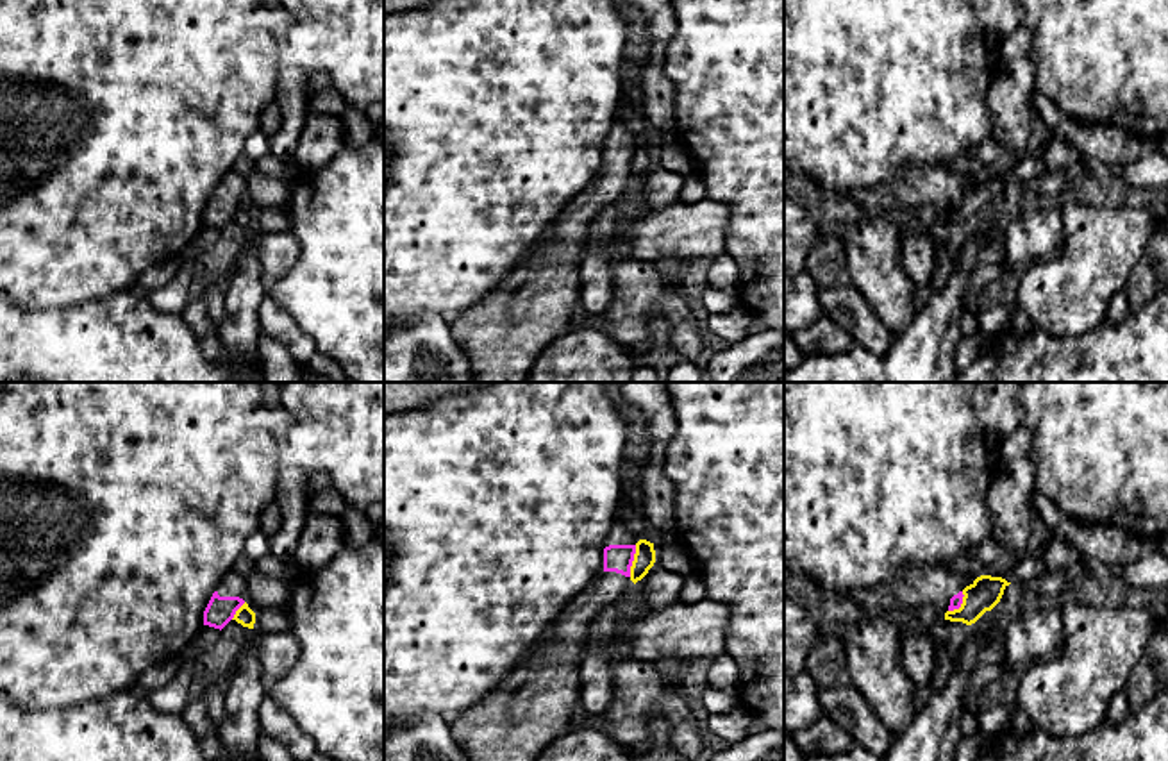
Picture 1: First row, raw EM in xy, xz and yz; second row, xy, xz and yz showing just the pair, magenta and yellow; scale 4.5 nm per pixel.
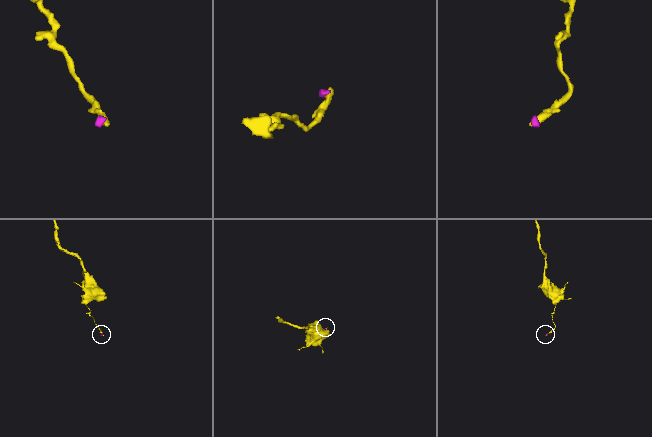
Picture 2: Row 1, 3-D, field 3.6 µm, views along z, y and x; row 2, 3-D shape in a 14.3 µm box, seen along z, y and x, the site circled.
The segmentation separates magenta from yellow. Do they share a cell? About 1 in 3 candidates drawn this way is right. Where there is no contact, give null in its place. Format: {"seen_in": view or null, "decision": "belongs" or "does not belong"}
{"seen_in": "xz", "decision": "does not belong"}

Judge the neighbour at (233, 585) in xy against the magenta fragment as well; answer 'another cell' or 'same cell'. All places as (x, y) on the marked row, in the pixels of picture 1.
same cell

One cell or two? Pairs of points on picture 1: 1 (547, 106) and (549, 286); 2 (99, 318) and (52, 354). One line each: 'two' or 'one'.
1: two
2: one

